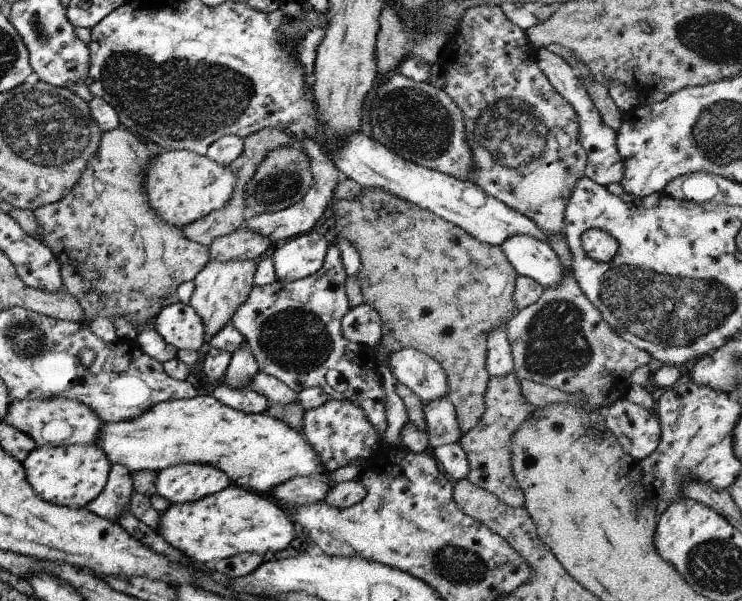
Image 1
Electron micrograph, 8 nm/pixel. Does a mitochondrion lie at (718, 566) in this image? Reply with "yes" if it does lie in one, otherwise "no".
yes

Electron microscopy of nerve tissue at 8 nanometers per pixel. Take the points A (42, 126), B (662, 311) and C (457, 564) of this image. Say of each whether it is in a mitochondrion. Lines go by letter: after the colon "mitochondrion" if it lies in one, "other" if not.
A: mitochondrion
B: mitochondrion
C: mitochondrion

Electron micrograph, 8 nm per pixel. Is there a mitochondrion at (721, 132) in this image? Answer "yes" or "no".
yes

